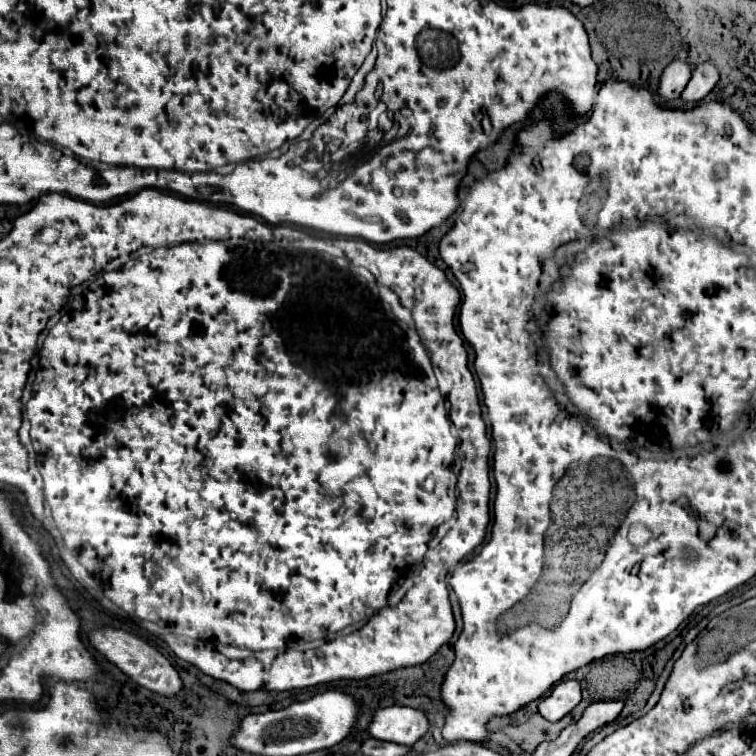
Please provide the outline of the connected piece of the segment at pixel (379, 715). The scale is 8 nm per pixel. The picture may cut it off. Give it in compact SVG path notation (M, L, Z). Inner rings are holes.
M410 707L378 709L368 725L368 735L378 741L392 741L398 745L414 745L428 729L426 715Z

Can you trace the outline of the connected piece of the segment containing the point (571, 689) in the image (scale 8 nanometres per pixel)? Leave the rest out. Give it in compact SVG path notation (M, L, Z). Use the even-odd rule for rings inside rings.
M574 679L560 681L548 697L544 697L538 705L538 713L546 721L560 721L566 713L570 713L580 703L580 683Z

